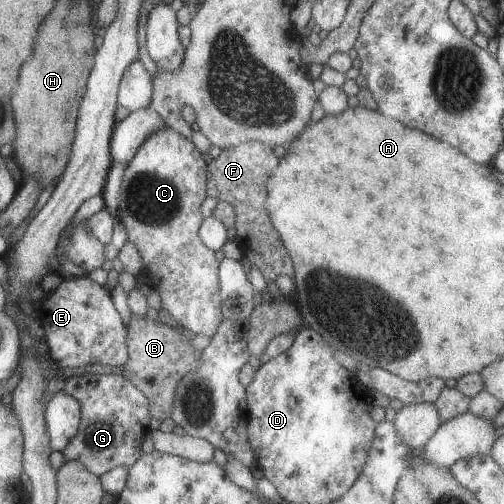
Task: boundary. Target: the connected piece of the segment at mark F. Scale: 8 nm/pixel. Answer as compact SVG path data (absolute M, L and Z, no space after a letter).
M256 141L245 142L237 147L221 150L215 160L206 165L207 197L224 201L233 206L235 212L235 243L242 257L255 267L265 281L274 281L279 276L293 279L294 269L279 234L274 230L265 208L266 181L275 173L279 158L271 148Z

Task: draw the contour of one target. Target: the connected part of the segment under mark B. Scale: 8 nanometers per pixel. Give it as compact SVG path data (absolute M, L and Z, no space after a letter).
M131 315L126 327L128 358L123 366L122 377L129 380L145 396L152 419L161 422L170 418L175 386L187 372L193 371L198 365L196 360L200 352L193 350L190 344L193 336L181 326L175 329L168 328L159 320L154 322L147 316L135 317Z

